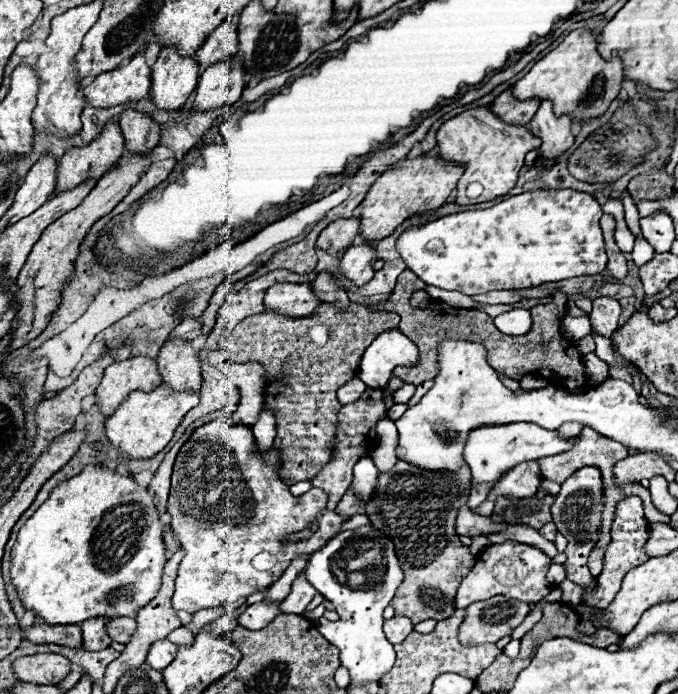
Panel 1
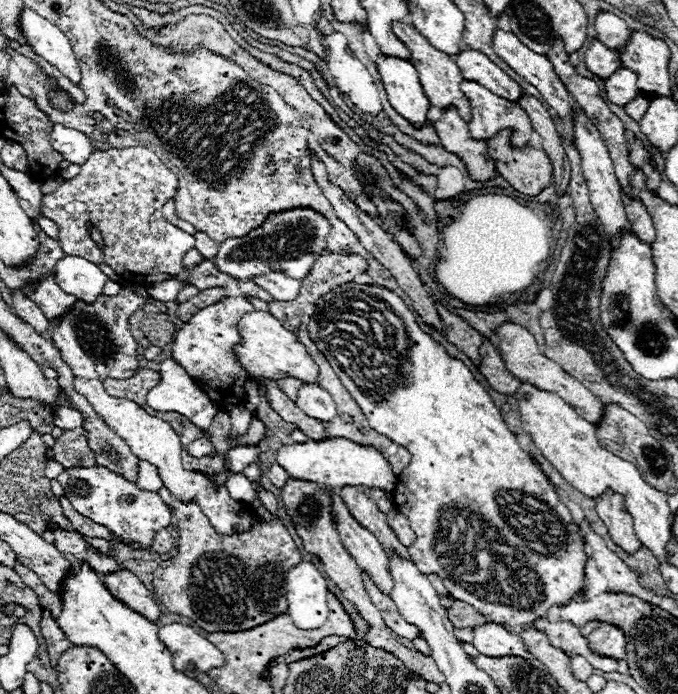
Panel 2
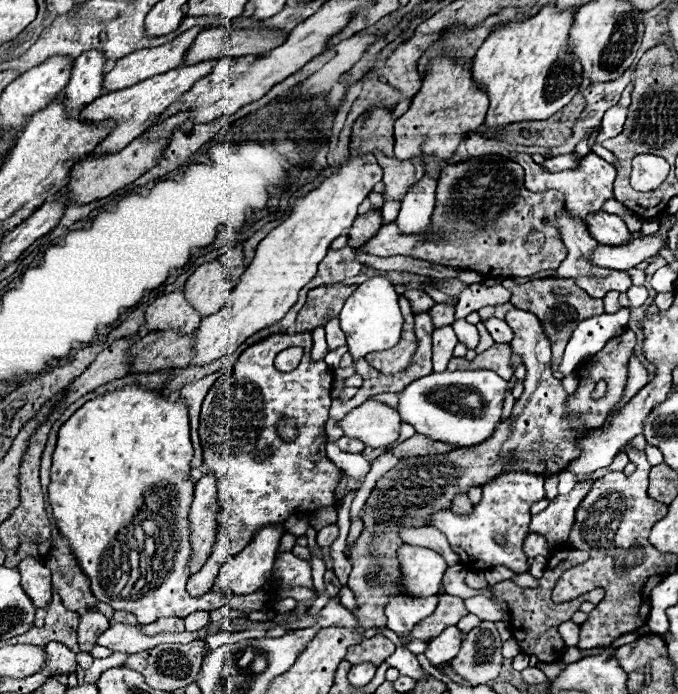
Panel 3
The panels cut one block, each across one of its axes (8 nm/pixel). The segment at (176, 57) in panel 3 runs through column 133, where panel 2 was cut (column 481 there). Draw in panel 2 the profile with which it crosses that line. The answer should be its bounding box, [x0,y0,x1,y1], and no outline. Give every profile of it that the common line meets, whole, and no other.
[454,50,524,102]

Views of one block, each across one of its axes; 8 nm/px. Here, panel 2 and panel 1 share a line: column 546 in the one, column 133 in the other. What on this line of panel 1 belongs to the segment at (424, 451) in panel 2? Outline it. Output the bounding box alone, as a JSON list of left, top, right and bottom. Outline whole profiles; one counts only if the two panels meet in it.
[10,466,164,624]

